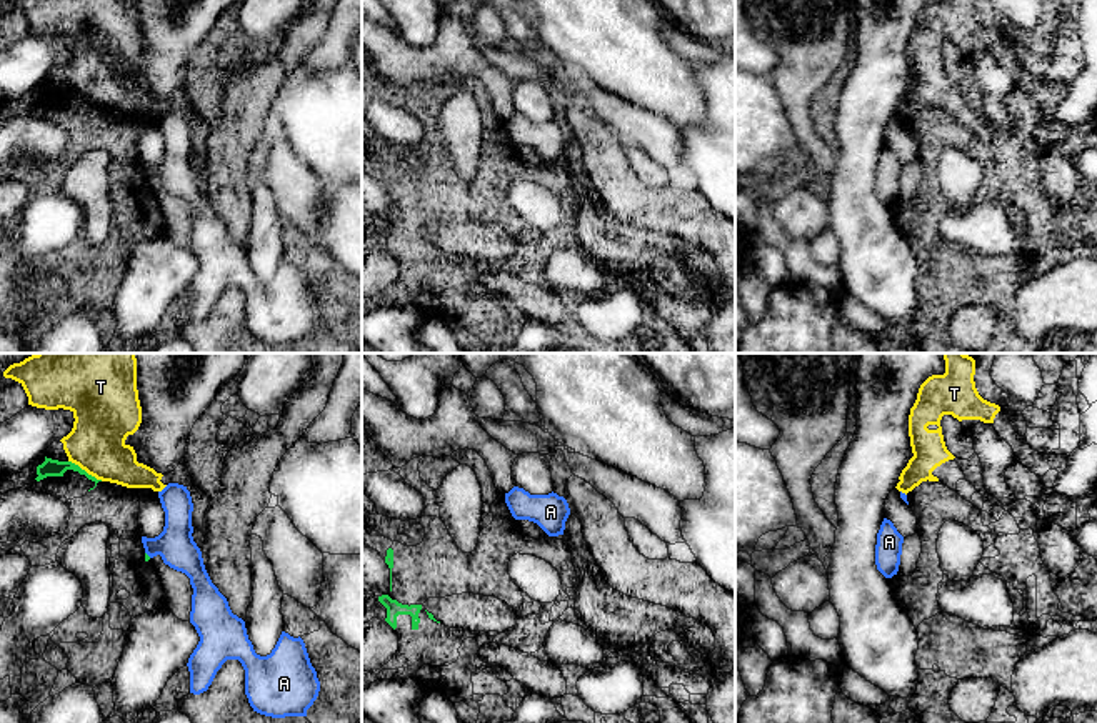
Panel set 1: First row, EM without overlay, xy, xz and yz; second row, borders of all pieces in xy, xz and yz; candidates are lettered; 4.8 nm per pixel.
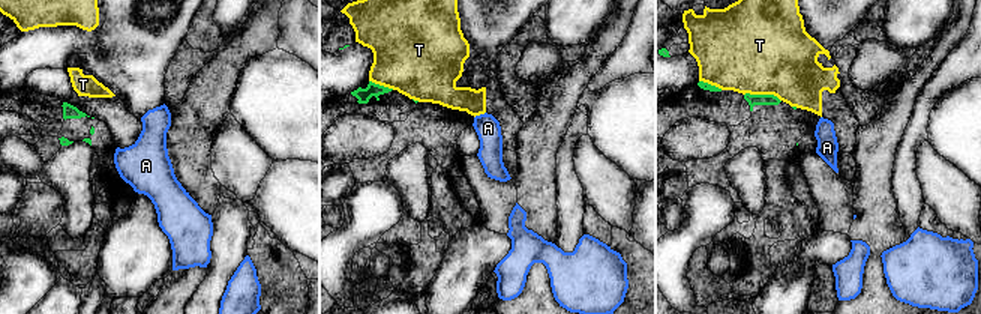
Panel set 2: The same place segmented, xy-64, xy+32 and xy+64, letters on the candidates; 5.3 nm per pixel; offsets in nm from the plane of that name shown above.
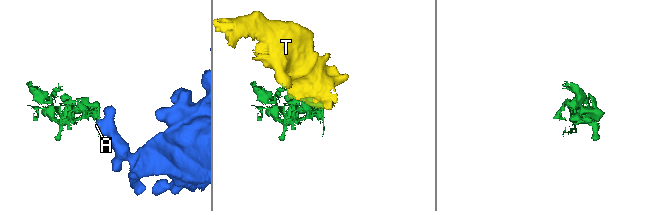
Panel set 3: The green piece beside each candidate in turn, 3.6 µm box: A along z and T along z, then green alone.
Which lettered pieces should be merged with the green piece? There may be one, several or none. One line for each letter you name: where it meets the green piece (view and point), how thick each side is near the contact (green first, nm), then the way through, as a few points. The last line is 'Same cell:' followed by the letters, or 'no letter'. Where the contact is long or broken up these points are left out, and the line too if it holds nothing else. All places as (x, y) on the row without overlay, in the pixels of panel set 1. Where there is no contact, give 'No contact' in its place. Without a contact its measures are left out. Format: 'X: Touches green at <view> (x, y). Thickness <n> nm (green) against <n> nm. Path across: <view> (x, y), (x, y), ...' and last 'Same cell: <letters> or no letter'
Same cell: no letter

